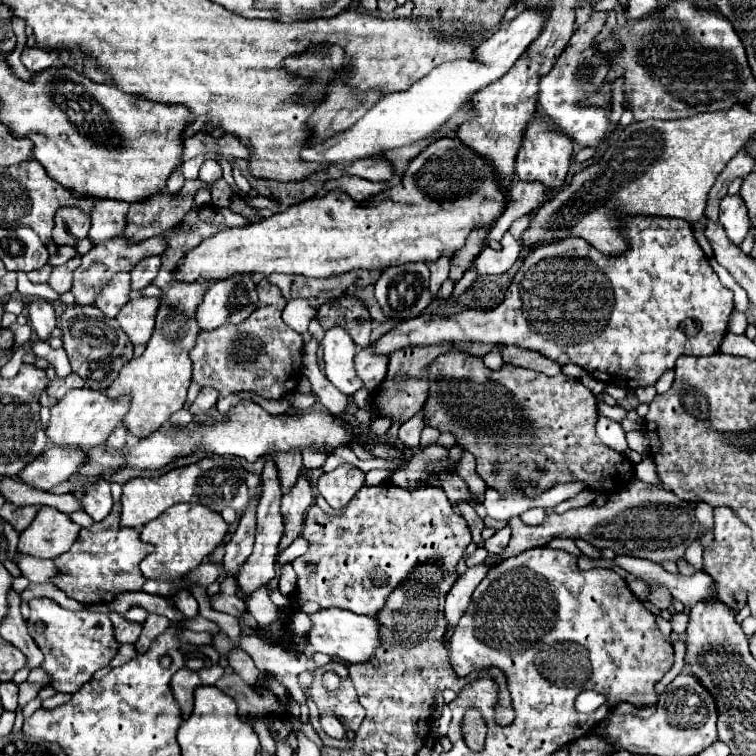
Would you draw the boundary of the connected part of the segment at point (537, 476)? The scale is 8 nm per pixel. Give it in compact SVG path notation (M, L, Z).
M451 349L429 365L429 397L423 413L425 425L437 427L441 433L453 433L457 445L475 455L479 477L503 497L537 497L557 483L575 481L585 483L589 491L615 495L633 479L633 463L597 439L595 421L599 413L595 395L579 379L571 379L569 383L569 377L563 373L547 377L507 363L495 371L485 367L483 357L471 357L471 353Z

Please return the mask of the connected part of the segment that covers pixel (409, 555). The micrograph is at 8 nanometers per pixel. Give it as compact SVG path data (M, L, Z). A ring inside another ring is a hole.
M391 483L377 487L363 487L357 497L343 509L341 517L327 515L319 505L313 505L305 519L303 537L309 541L309 551L293 561L297 573L297 587L291 595L297 601L317 601L323 609L339 607L359 615L377 615L395 587L399 587L419 565L439 563L445 575L453 573L459 559L465 555L471 543L471 531L467 521L457 515L439 487L421 487L415 491L403 491Z

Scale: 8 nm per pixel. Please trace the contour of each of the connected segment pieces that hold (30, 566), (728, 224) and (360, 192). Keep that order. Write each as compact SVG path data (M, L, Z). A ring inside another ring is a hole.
M15 553L15 557L17 557L17 567L21 569L23 577L27 577L31 583L53 583L57 575L53 561L25 557L23 553Z
M739 195L723 197L721 209L719 209L719 223L725 227L727 237L735 245L741 245L747 231L751 229L751 223L747 217L747 207L743 205L743 199Z
M349 177L349 195L357 201L363 201L371 195L377 195L381 191L385 191L389 187L389 183L373 183L361 177Z

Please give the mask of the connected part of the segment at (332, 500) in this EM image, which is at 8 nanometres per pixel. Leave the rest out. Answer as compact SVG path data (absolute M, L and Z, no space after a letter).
M345 463L329 473L323 473L315 487L317 487L317 493L323 495L331 507L341 509L363 487L363 481L365 481L365 473Z

